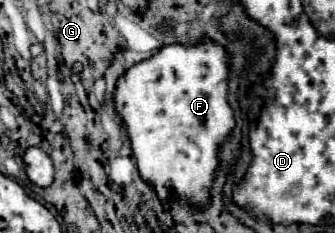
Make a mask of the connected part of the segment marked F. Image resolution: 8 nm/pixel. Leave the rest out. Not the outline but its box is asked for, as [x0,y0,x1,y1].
[114,38,236,212]

